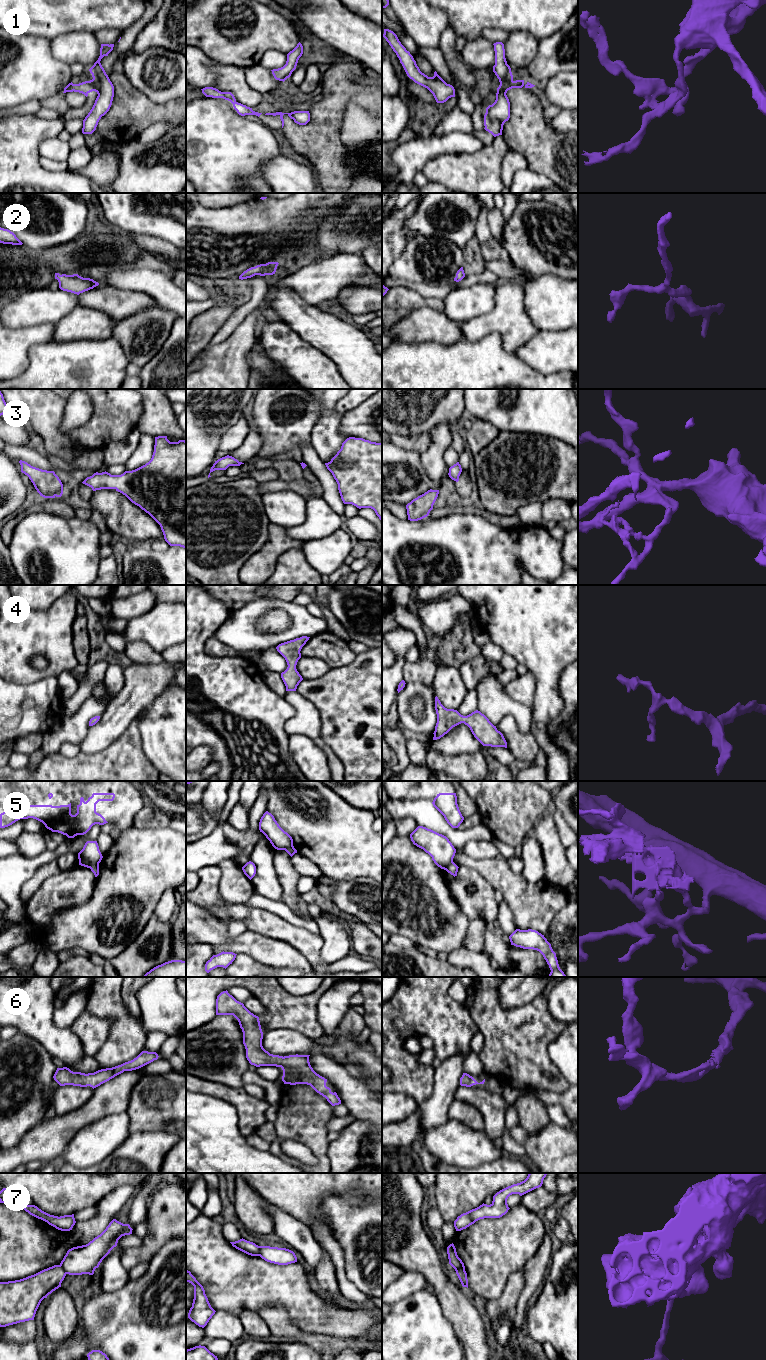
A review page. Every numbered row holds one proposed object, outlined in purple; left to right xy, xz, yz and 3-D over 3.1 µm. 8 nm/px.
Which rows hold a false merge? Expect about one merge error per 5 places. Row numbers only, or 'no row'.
1, 5, 7

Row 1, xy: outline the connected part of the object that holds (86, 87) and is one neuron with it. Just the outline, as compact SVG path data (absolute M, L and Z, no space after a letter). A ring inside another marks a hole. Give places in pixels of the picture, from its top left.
M94 79L79 84L73 84L71 82L64 88L63 93L73 92L73 91L82 93L87 97L88 94L92 91L95 91L97 94L99 94L99 86Z

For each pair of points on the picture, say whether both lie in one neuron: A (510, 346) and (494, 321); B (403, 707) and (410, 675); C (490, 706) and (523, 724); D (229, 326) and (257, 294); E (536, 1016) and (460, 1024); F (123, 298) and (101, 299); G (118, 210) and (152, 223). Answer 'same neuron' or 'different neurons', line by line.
A: same neuron
B: different neurons
C: same neuron
D: same neuron
E: different neurons
F: same neuron
G: same neuron

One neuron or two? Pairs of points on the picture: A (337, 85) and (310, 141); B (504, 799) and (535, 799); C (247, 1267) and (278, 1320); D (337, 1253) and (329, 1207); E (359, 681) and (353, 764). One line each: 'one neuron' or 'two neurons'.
A: one neuron
B: one neuron
C: two neurons
D: two neurons
E: one neuron

